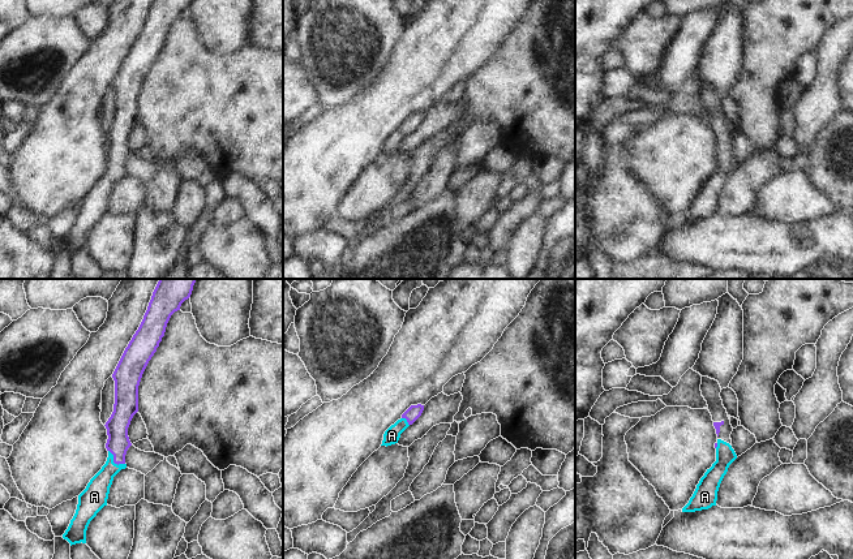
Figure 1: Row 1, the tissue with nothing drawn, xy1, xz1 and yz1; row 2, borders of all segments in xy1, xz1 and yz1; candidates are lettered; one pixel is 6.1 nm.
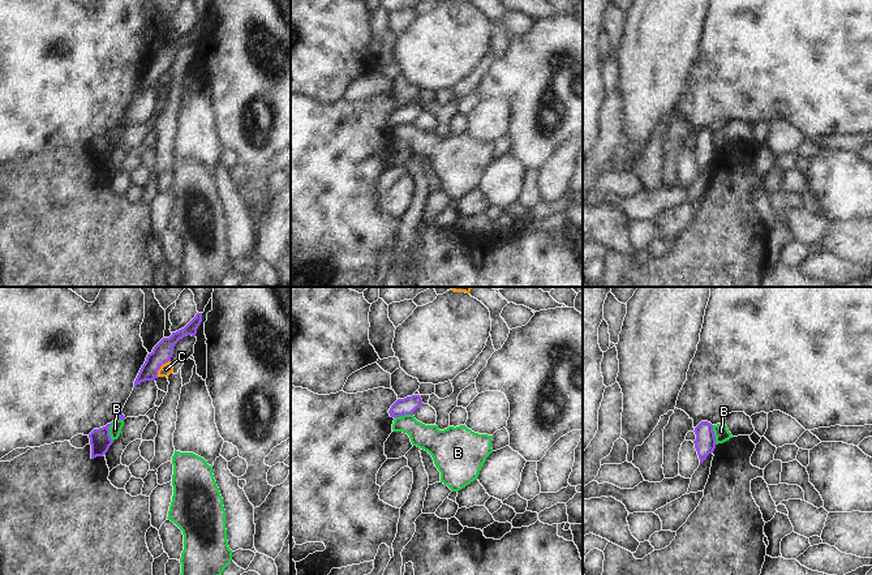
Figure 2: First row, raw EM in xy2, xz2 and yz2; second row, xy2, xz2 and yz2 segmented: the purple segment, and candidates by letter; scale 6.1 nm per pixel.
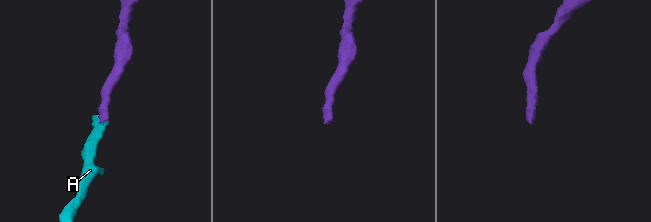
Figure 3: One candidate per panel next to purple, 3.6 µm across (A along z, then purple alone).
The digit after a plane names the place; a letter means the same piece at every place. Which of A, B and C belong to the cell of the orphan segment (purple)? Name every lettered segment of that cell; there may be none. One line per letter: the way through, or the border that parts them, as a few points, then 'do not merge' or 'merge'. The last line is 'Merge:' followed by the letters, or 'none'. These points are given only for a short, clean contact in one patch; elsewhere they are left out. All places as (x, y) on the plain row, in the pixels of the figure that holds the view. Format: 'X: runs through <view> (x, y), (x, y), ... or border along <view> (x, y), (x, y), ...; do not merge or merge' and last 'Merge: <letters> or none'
A: runs through xy1 (118, 151), (114, 170), (94, 205); merge
B: border along xy2 (123, 127), (116, 127), (108, 136), (112, 149); do not merge
C: border along xy2 (170, 68), (160, 74), (157, 82); do not merge
Merge: A

